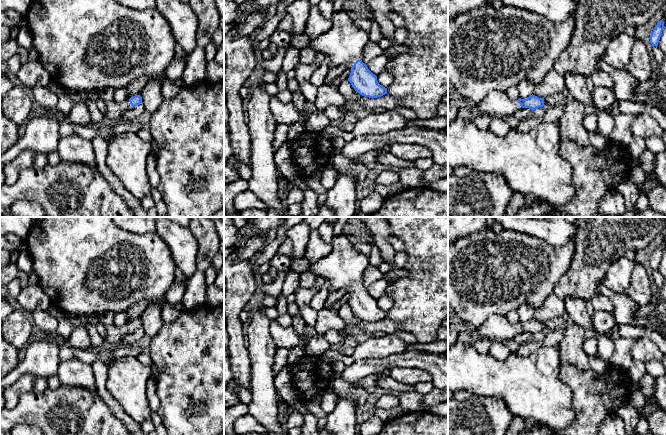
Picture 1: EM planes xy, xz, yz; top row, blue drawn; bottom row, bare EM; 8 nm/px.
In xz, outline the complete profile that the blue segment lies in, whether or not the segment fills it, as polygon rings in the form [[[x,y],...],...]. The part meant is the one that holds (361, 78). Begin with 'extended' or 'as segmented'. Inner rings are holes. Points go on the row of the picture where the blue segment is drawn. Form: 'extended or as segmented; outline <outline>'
extended; outline [[[344,10],[333,12],[331,21],[332,27],[313,40],[313,48],[328,55],[334,67],[345,65],[350,69],[348,81],[360,95],[378,98],[387,94],[387,88],[378,83],[377,76],[361,60],[369,33],[355,26],[352,15]]]

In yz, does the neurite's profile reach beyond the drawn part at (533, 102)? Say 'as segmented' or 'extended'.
extended

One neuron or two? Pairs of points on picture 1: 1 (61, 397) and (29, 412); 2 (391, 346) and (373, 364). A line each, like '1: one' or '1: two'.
1: one
2: two

